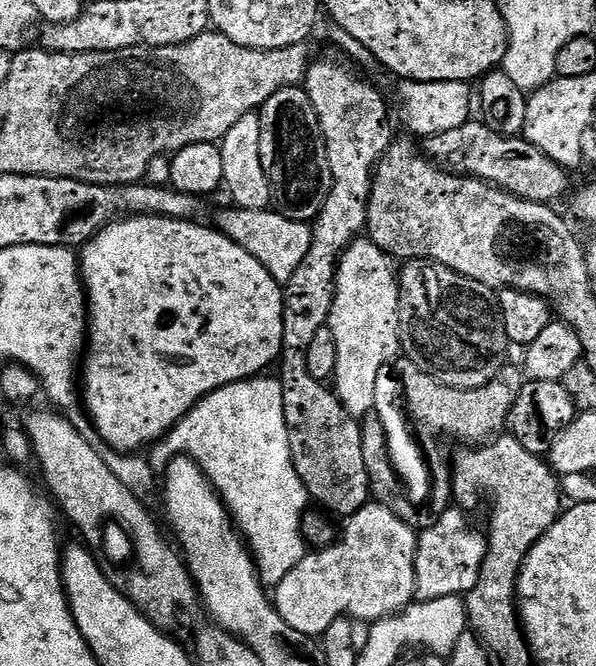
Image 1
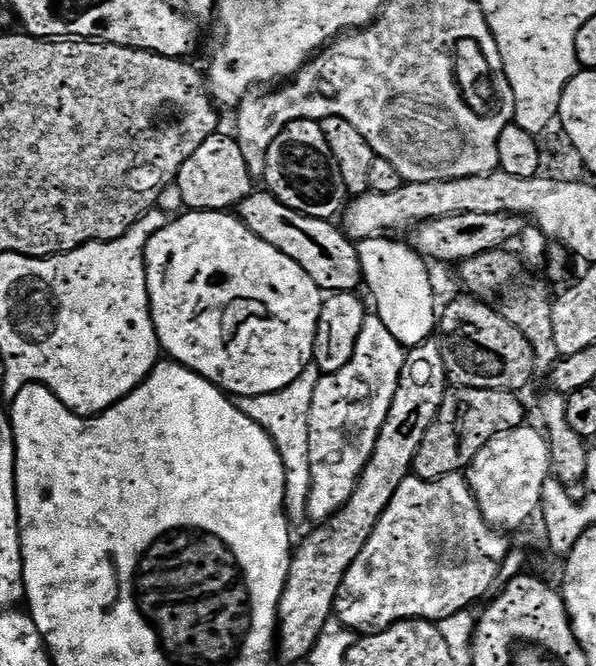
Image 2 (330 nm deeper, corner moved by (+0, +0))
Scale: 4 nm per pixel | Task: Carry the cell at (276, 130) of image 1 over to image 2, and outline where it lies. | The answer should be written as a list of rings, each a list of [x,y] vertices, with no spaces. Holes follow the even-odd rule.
[[[295,120],[274,138],[270,150],[266,154],[266,170],[262,177],[263,183],[266,182],[267,191],[278,198],[290,210],[298,210],[310,218],[319,220],[335,221],[341,215],[342,209],[346,204],[346,193],[344,183],[340,177],[338,166],[334,162],[334,154],[330,154],[330,146],[326,146],[326,134],[322,134],[320,121],[318,120]]]

